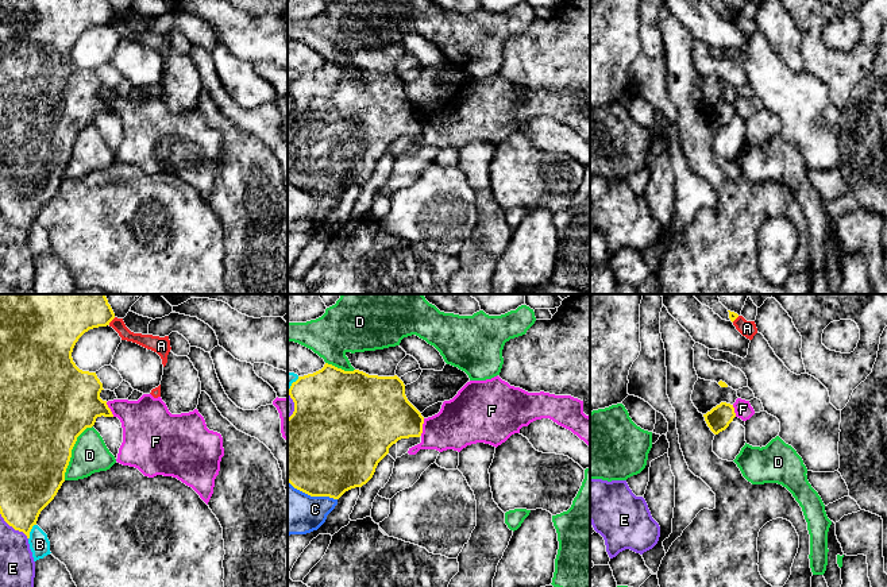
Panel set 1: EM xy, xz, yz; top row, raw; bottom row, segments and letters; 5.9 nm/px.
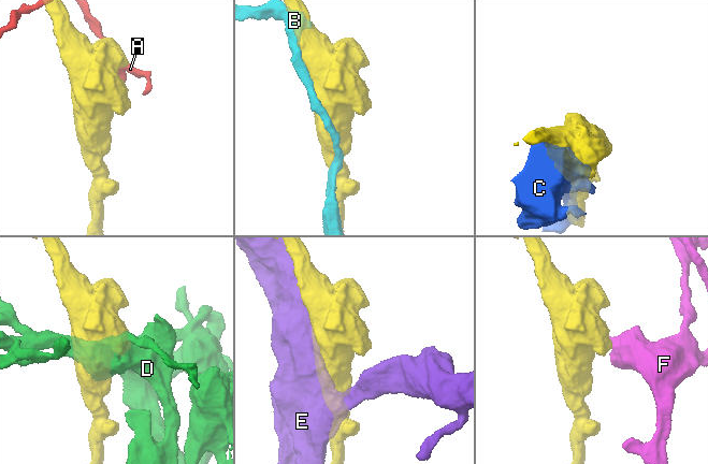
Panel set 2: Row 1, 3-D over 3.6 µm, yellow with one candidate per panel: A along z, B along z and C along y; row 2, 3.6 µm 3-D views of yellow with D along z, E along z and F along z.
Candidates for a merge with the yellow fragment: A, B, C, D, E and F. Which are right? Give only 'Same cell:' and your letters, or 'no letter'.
Same cell: no letter

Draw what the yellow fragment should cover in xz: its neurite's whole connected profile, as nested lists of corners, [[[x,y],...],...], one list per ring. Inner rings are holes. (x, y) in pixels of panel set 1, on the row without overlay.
[[[325,61],[316,70],[298,74],[289,93],[294,109],[288,116],[288,179],[311,194],[339,197],[346,189],[362,185],[393,142],[423,131],[424,115],[408,99],[397,73],[344,69]]]

